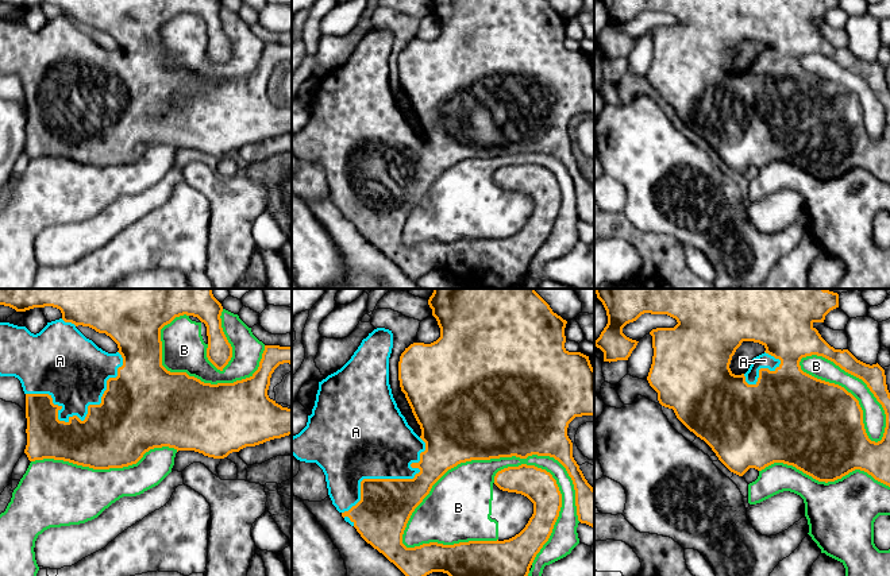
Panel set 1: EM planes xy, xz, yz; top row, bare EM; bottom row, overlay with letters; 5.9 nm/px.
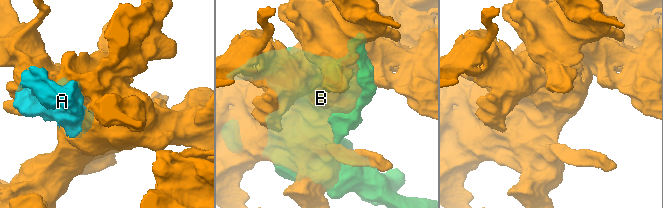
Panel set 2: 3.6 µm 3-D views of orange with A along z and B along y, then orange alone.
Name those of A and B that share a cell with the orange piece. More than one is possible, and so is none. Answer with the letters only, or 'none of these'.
A

